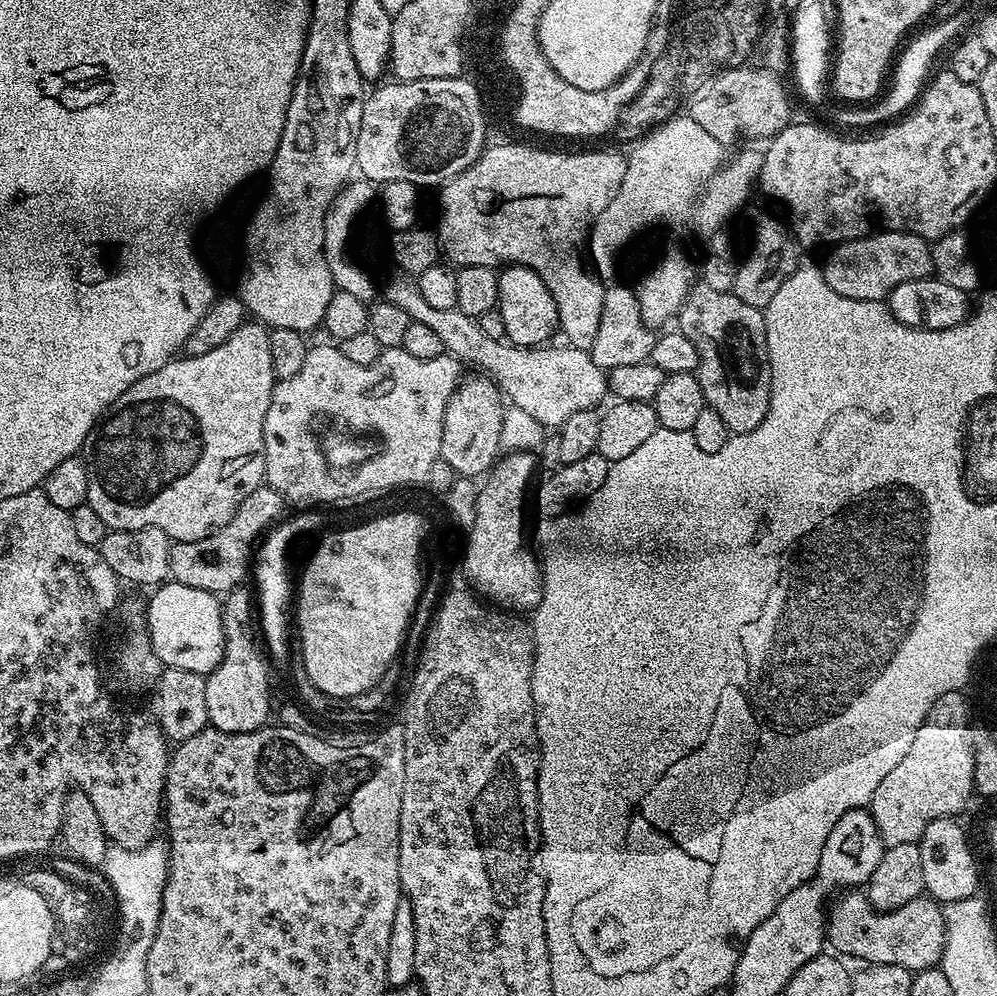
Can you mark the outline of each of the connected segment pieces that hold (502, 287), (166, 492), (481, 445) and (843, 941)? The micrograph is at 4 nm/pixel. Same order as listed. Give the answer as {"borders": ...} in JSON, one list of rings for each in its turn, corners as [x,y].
{"borders":[[[[520,264],[501,267],[498,272],[498,302],[496,307],[502,318],[507,343],[517,348],[539,348],[547,345],[552,335],[557,335],[560,319],[552,295],[546,290],[536,272]]],[[[246,322],[222,346],[210,350],[210,354],[198,354],[197,356],[184,356],[173,358],[164,364],[154,374],[146,374],[130,390],[126,390],[115,402],[109,406],[107,412],[100,417],[98,423],[90,430],[86,438],[82,455],[86,466],[86,478],[88,479],[88,504],[98,513],[98,518],[106,522],[109,530],[142,530],[143,528],[157,528],[166,530],[166,534],[173,542],[198,542],[210,534],[214,534],[254,494],[254,490],[265,483],[264,478],[264,423],[266,422],[266,410],[270,406],[272,389],[276,386],[276,375],[270,362],[270,342],[268,341],[269,329],[259,322]]],[[[476,374],[473,380],[465,379],[450,398],[450,402],[446,402],[446,414],[442,422],[440,459],[450,464],[456,476],[480,478],[496,463],[502,452],[500,439],[502,438],[502,418],[505,407],[505,397],[497,388],[496,381],[484,374]]],[[[848,890],[840,898],[836,905],[831,905],[826,920],[826,940],[829,945],[833,944],[837,948],[837,953],[845,952],[840,953],[845,957],[857,956],[864,960],[860,962],[865,965],[902,966],[913,974],[935,968],[941,963],[944,943],[947,941],[947,926],[944,909],[937,901],[923,895],[917,900],[906,902],[906,906],[893,912],[879,912],[863,891]]]]}

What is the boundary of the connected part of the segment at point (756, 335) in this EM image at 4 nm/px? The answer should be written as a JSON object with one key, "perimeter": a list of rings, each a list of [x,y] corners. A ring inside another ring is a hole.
{"perimeter":[[[702,282],[693,283],[686,302],[680,308],[678,330],[690,338],[700,359],[695,375],[701,382],[707,407],[712,408],[726,422],[729,433],[752,432],[763,422],[772,397],[772,363],[768,353],[768,329],[764,327],[764,313],[754,306],[746,306],[735,292],[710,290]]]}

